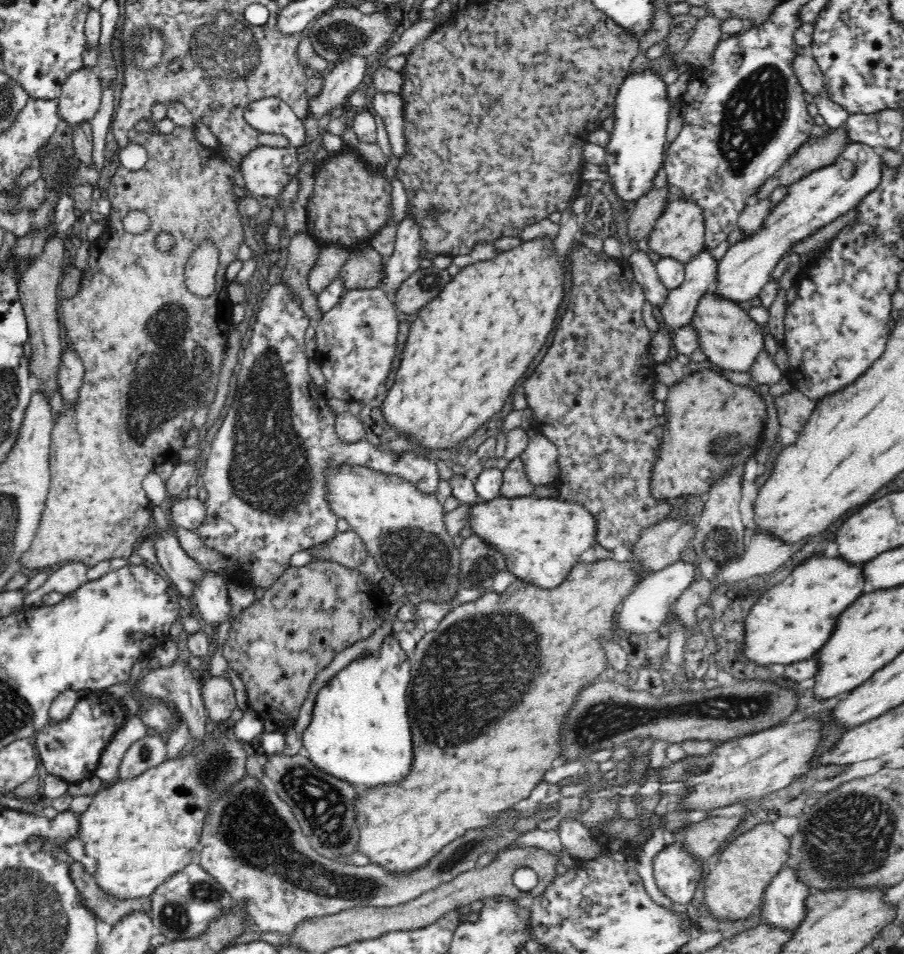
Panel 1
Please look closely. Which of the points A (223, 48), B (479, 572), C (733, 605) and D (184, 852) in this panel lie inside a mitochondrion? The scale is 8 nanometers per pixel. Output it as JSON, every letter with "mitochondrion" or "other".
{"A":"mitochondrion","B":"mitochondrion","C":"other","D":"other"}

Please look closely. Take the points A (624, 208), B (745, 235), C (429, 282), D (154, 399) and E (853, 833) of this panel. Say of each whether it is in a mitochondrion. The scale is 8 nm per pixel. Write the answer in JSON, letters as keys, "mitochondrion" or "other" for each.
{"A":"other","B":"other","C":"mitochondrion","D":"mitochondrion","E":"mitochondrion"}

